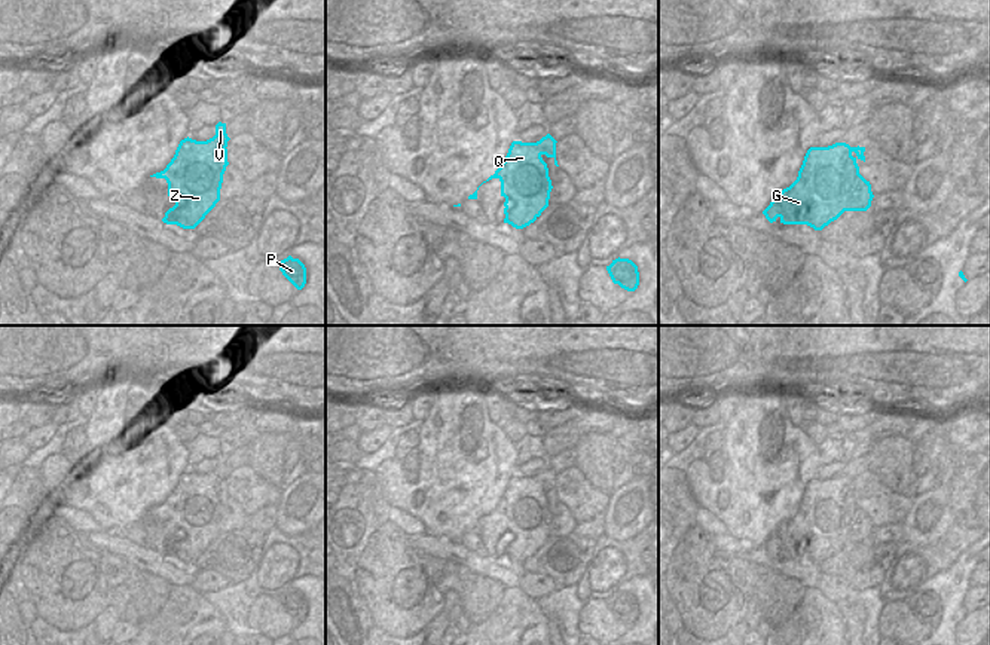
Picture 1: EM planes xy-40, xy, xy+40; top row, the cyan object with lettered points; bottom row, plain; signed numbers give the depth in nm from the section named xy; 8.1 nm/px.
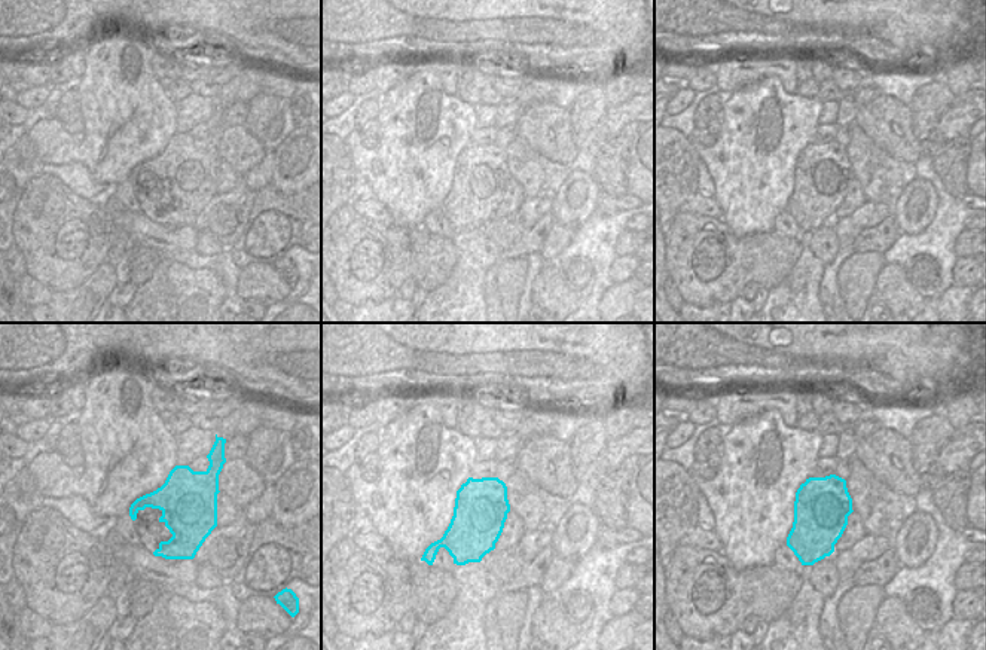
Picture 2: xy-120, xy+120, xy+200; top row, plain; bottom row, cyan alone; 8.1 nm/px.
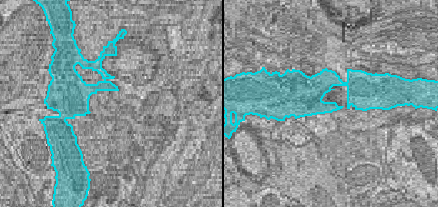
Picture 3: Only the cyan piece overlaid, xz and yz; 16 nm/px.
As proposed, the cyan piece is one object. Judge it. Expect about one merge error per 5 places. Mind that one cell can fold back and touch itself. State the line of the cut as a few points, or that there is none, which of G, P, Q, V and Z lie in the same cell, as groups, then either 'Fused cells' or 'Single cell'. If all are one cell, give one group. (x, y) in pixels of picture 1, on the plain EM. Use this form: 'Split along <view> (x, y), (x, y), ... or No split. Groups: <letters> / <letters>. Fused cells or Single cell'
No split. Groups: G P Q V Z. Single cell.

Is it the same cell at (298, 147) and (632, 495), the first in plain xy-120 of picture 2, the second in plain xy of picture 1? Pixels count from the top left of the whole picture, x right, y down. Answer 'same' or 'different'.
same

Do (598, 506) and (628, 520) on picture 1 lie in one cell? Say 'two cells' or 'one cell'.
one cell

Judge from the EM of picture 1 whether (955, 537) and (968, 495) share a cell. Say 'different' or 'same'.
different

